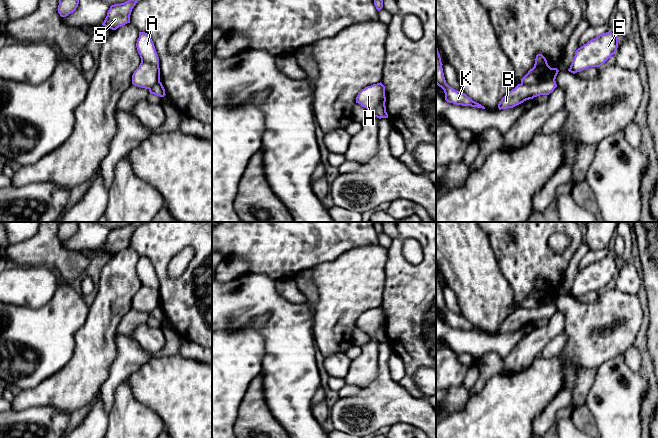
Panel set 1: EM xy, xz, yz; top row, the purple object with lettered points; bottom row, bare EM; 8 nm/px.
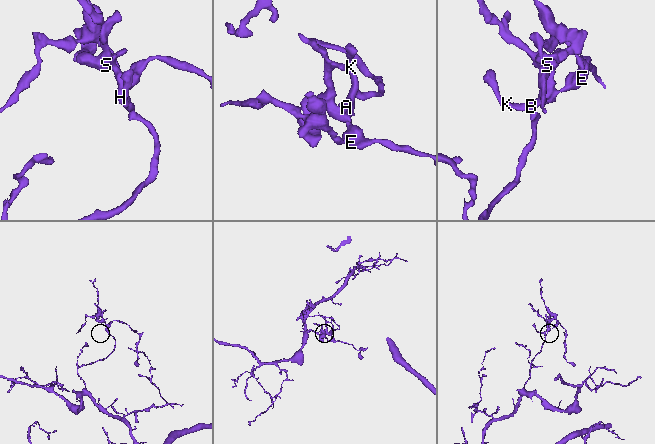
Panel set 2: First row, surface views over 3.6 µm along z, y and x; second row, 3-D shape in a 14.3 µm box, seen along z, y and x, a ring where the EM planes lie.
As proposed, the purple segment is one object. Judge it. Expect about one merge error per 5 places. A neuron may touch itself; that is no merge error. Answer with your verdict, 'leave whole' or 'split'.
split

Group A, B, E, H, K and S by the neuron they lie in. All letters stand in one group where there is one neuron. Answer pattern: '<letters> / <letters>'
A E H S / B K

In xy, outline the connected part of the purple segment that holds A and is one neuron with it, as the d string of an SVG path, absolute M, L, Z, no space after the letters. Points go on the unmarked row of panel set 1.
M139 256L136 271L141 287L132 299L132 308L150 313L160 306L159 281L151 261L145 256Z

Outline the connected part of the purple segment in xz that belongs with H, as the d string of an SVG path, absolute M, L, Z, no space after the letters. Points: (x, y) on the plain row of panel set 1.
M381 306L373 308L365 311L358 317L356 327L366 332L369 335L370 341L377 341L377 331L384 318L385 315L383 314Z

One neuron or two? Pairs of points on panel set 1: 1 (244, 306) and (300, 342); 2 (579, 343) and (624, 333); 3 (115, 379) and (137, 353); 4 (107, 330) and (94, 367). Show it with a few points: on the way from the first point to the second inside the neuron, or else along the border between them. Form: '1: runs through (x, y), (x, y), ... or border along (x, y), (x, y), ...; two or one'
1: runs through (259, 306), (269, 306), (289, 327); one
2: runs through (590, 341), (613, 334); one
3: runs through (118, 373), (131, 359); one
4: runs through (98, 339), (95, 342), (94, 358); one

